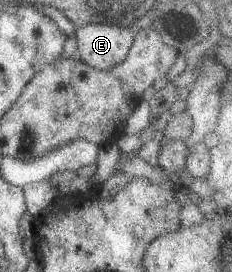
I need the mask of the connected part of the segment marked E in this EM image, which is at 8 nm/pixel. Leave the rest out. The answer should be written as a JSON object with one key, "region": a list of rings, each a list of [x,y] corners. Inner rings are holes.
{"region":[[[84,24],[75,30],[77,57],[90,67],[107,70],[124,61],[133,42],[129,27]]]}

